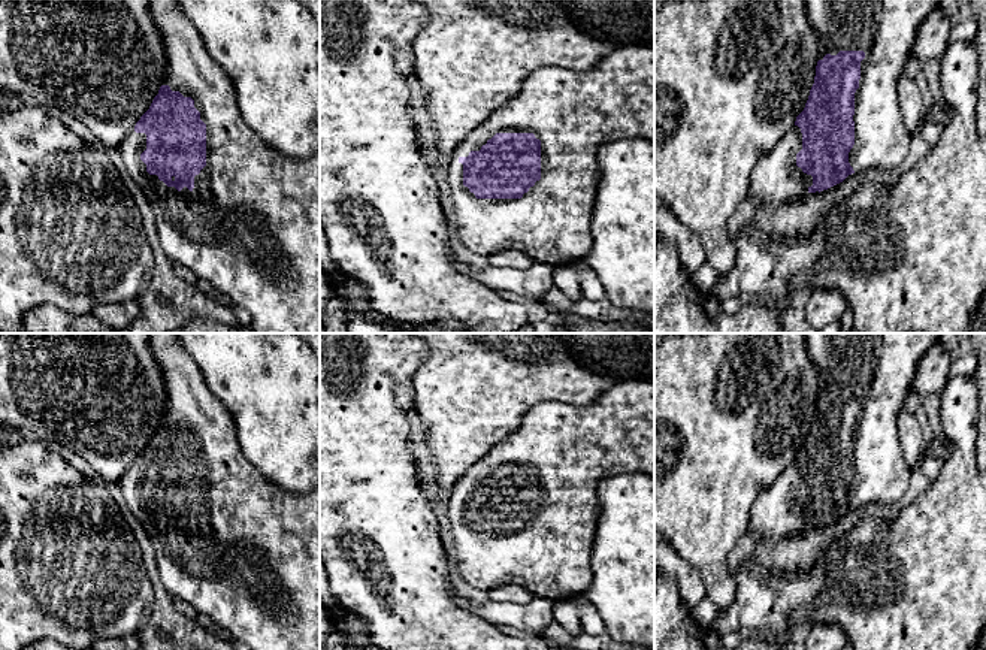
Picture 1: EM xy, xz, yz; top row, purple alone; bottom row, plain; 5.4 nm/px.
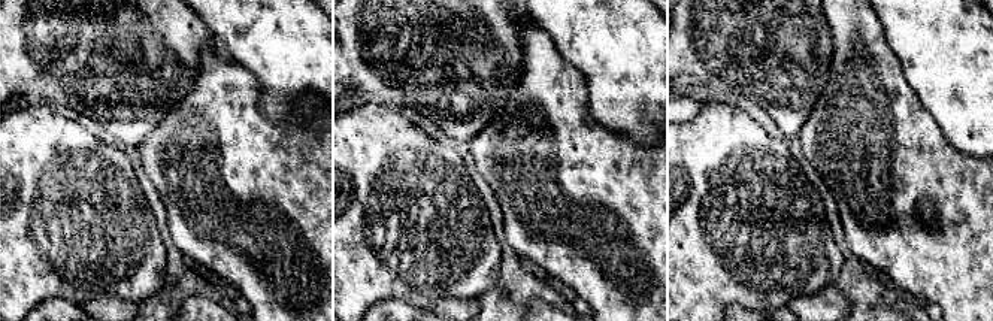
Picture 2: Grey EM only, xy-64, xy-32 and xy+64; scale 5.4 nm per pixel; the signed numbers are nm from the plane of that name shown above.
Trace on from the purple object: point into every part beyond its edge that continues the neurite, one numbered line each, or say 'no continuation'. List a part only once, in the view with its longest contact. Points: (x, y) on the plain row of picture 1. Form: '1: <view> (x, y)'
1: xz (572, 449)

